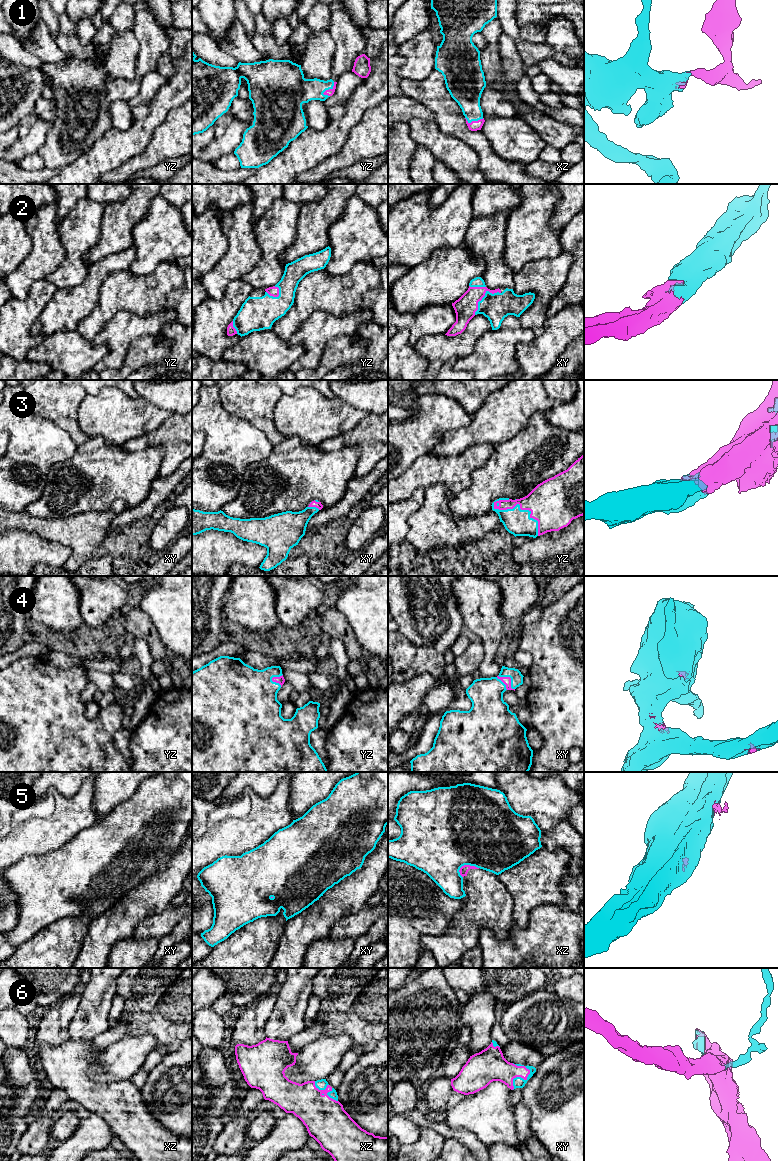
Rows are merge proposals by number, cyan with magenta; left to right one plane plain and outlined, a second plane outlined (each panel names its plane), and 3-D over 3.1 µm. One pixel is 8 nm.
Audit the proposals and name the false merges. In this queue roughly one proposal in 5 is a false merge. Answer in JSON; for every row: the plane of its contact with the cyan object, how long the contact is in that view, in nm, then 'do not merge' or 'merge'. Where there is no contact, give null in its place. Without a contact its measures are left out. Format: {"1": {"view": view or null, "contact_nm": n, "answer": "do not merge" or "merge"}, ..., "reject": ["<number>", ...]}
{"1": {"view": "yz", "contact_nm": 140, "answer": "merge"}, "2": {"view": "xy", "contact_nm": 280, "answer": "merge"}, "3": {"view": "yz", "contact_nm": 460, "answer": "merge"}, "4": {"view": "xy", "contact_nm": 180, "answer": "merge"}, "5": {"view": "xz", "contact_nm": 170, "answer": "do not merge"}, "6": {"view": "xy", "contact_nm": 220, "answer": "merge"}, "reject": ["5"]}

